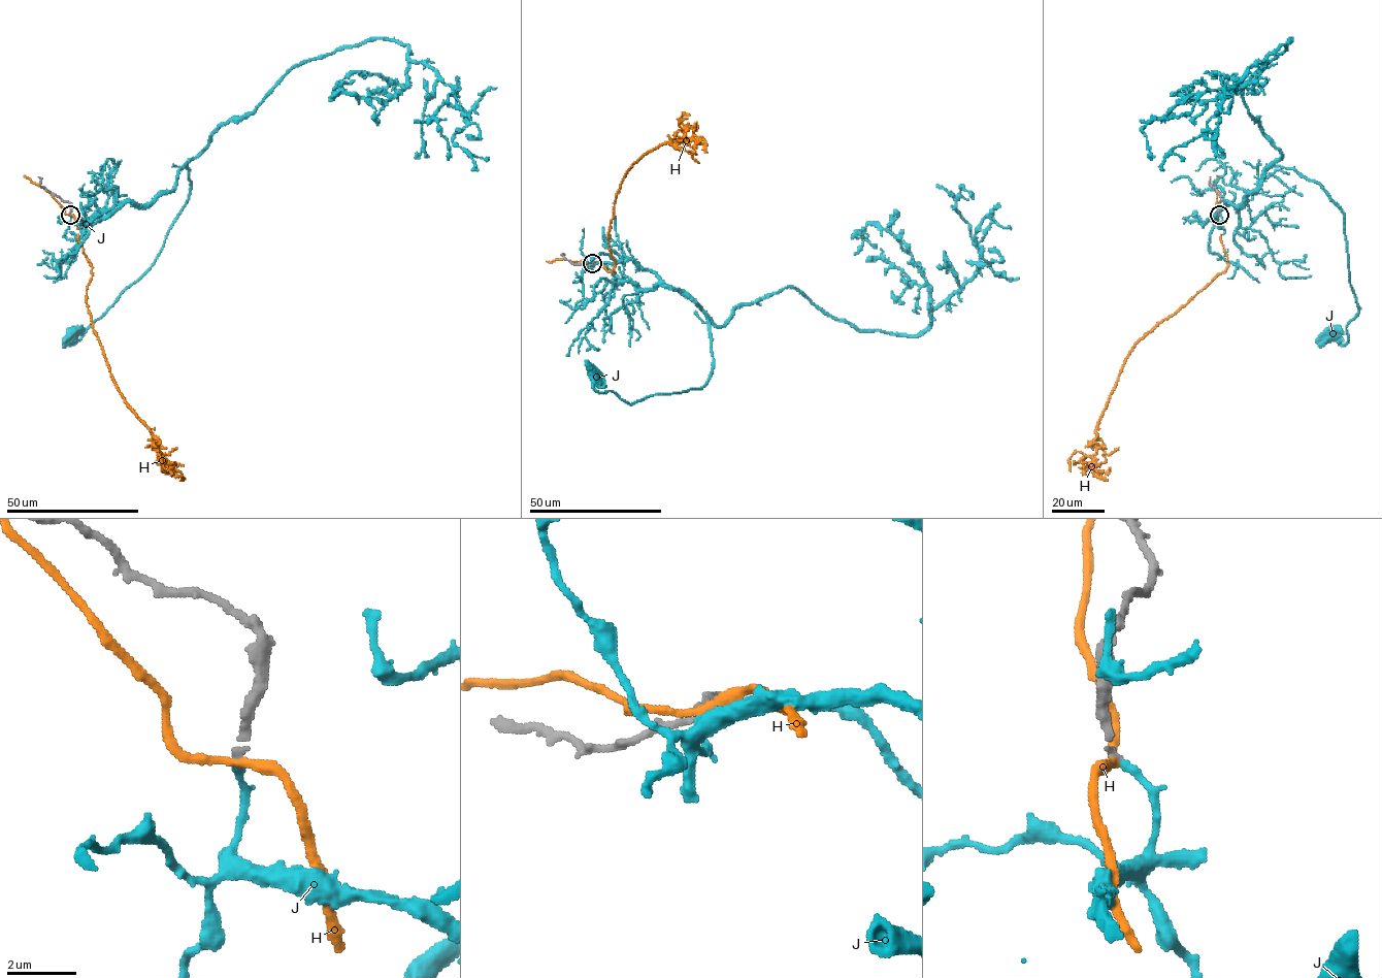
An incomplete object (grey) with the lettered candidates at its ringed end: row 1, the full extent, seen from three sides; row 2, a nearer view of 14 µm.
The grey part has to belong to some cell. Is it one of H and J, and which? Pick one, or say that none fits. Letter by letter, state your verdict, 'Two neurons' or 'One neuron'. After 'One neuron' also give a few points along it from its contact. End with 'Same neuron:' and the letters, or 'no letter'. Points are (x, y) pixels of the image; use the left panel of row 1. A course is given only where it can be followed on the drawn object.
H: Two neurons
J: One neuron. Its course: (70, 215), (91, 227), (127, 201), (166, 194), (188, 169), (189, 198), (154, 263), (70, 345), (70, 335)
Same neuron: J

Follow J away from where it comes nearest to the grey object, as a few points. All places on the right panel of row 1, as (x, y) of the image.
J: (1219, 215), (1219, 227), (1274, 165), (1321, 187), (1358, 308), (1345, 343), (1328, 335)

